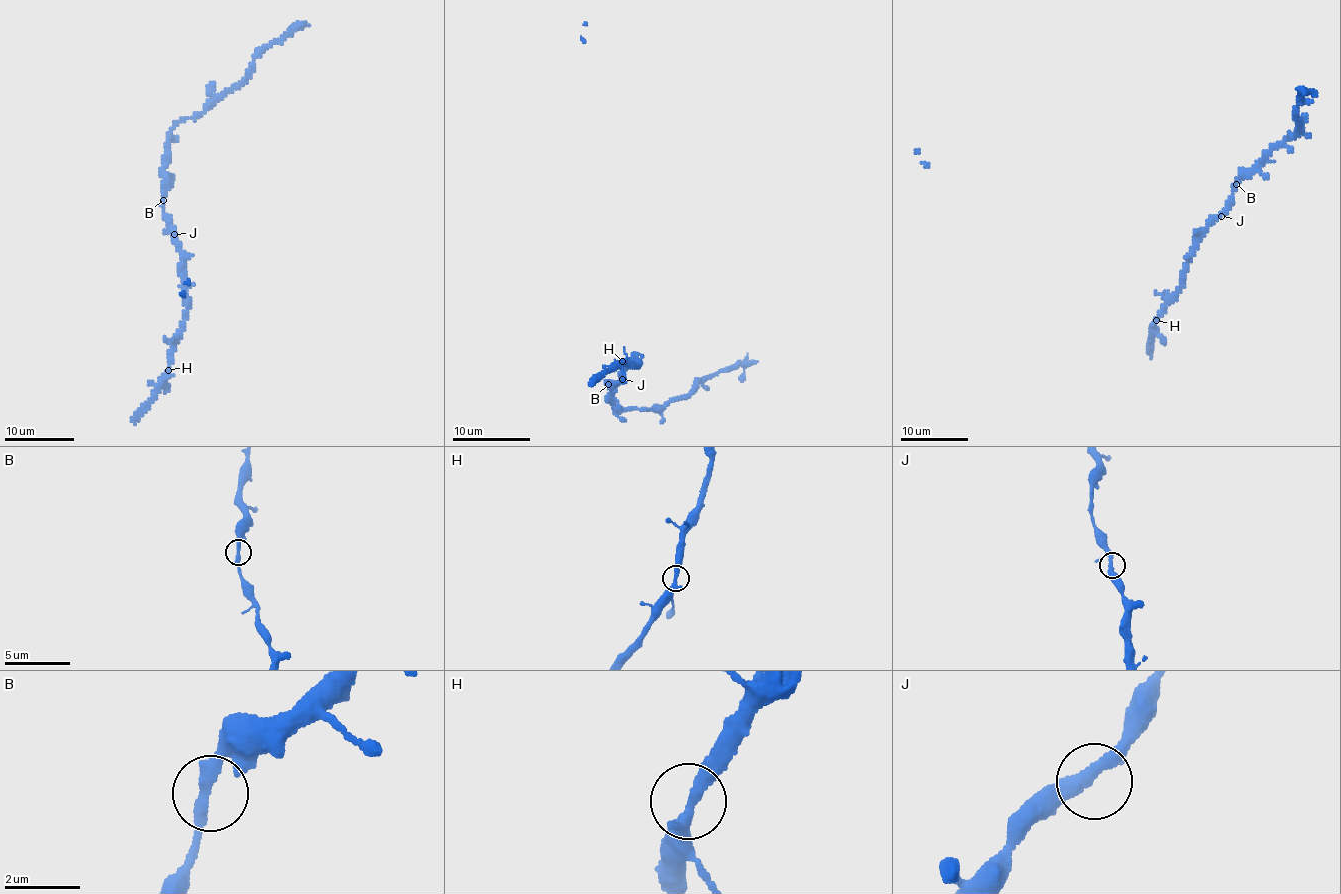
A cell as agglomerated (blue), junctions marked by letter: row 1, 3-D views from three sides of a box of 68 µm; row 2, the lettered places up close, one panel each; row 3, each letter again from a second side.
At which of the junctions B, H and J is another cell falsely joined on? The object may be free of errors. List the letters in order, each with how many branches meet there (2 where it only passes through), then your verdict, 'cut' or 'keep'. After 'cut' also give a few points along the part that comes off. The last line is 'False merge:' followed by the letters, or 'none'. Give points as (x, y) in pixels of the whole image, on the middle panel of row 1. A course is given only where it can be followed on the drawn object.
B: 2 branches meet; keep
H: 2 branches meet; keep
J: 3 branches meet; keep
False merge: none

